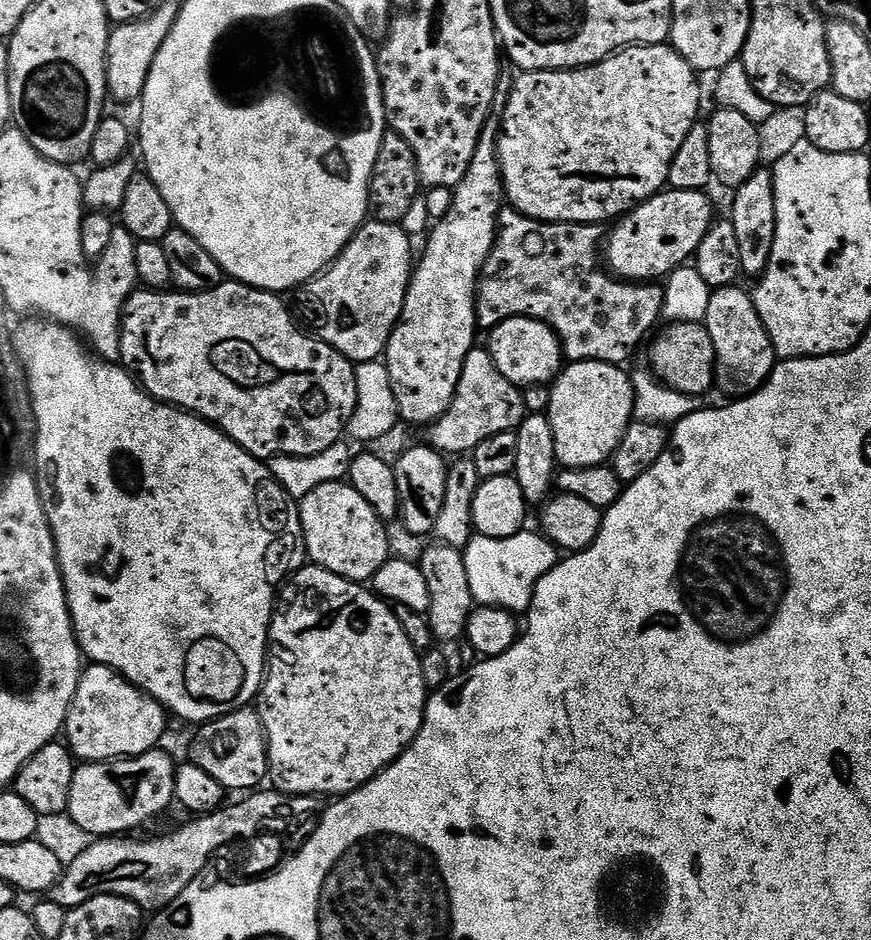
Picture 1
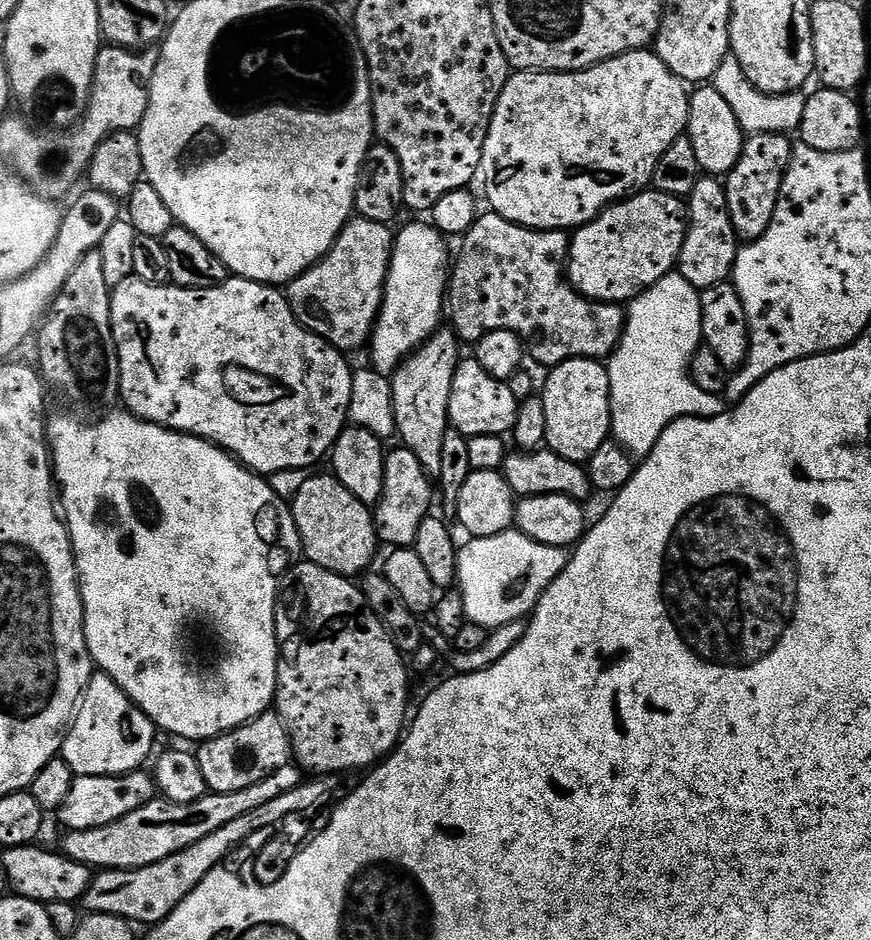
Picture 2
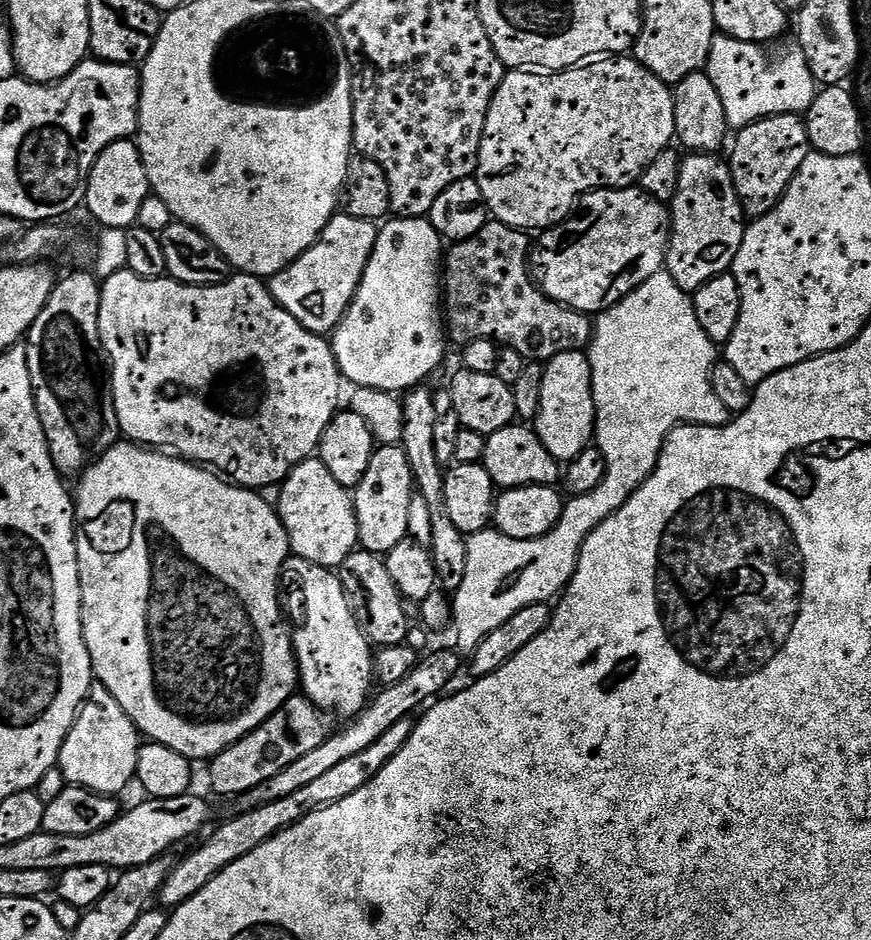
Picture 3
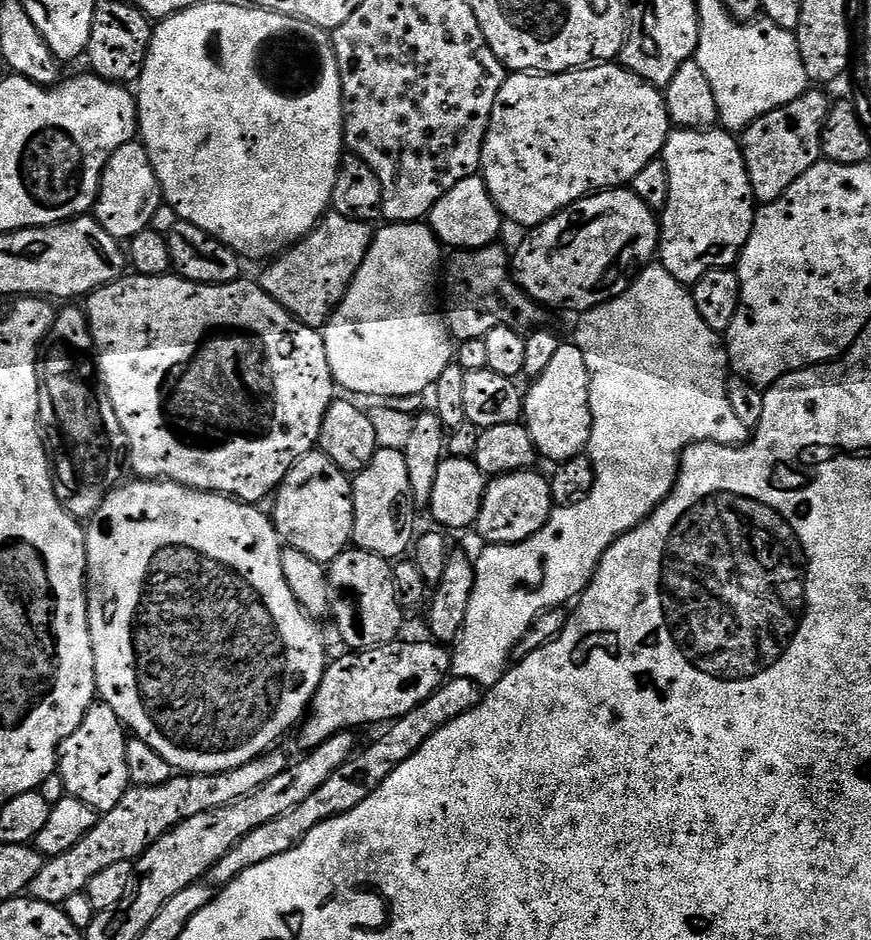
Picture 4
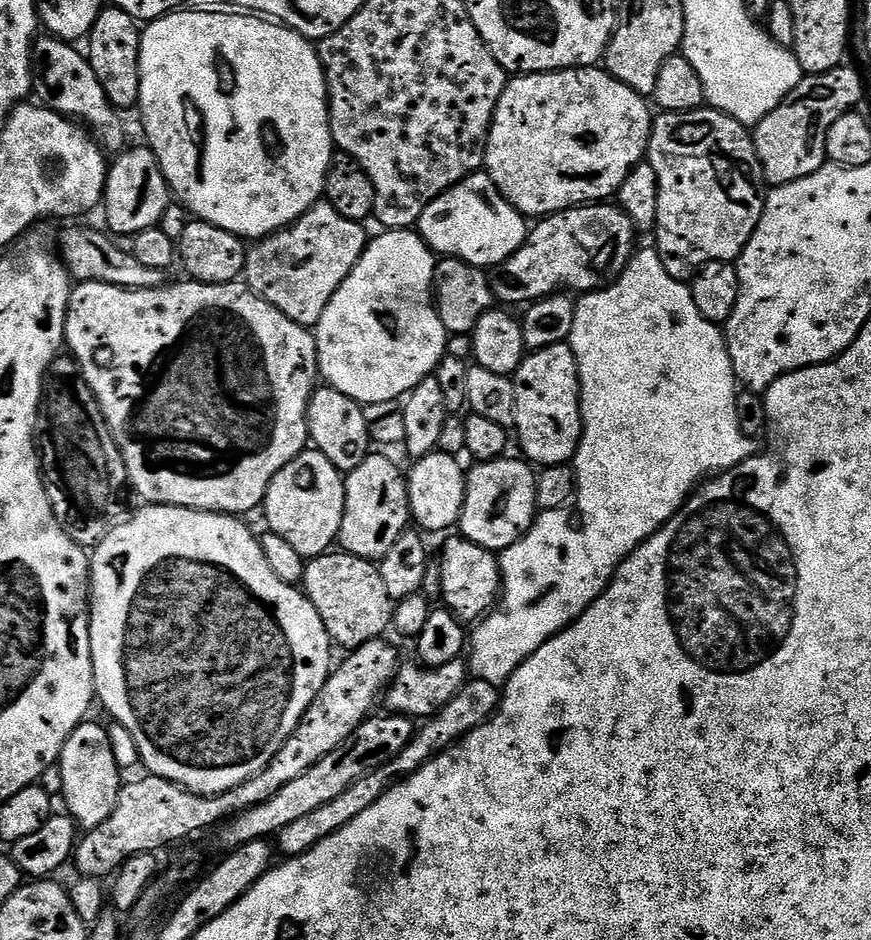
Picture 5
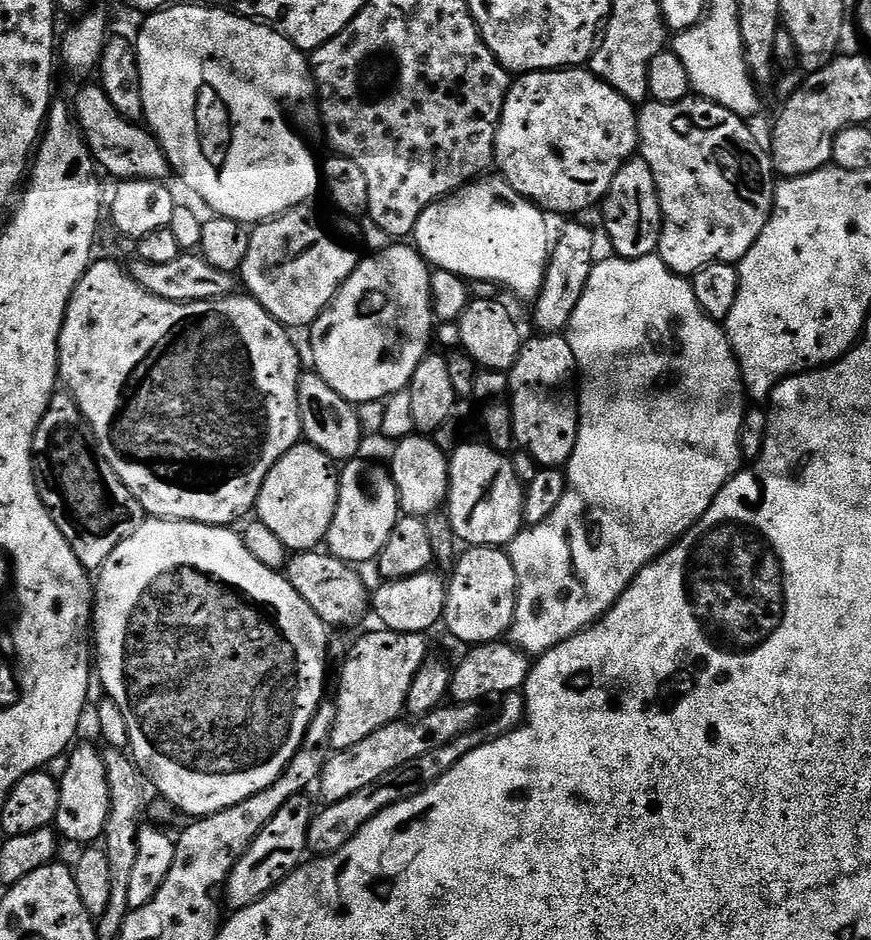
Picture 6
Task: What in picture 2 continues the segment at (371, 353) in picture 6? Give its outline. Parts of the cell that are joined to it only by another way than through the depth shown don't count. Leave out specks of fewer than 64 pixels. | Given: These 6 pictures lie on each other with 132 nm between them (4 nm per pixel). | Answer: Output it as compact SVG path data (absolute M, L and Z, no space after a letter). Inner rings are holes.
M415 220L401 227L392 242L384 299L370 333L371 367L385 374L395 373L401 360L411 356L433 332L441 327L446 312L446 289L450 275L450 252L445 237L431 223Z

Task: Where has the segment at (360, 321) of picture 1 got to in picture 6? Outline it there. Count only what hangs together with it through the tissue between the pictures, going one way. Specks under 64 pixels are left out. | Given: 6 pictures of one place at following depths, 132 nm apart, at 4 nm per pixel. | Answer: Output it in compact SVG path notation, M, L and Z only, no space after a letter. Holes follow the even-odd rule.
M316 202L299 204L289 212L255 225L251 229L252 237L250 250L246 250L246 262L242 262L238 273L243 287L244 284L248 287L245 288L247 295L257 300L276 321L289 330L307 329L317 320L362 259L362 233L359 223L353 217L324 208L319 208Z

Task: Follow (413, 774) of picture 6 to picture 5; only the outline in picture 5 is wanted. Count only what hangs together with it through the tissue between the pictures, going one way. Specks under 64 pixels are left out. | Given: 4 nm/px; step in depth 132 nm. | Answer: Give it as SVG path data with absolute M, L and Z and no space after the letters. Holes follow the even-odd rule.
M469 679L462 686L462 690L458 690L458 694L454 694L454 698L450 698L450 702L446 702L446 706L442 706L440 712L425 719L417 727L416 733L413 734L410 742L400 754L390 758L382 767L376 768L370 774L358 778L358 782L354 782L354 786L350 786L348 790L338 794L338 798L326 802L326 806L318 806L318 810L303 815L302 818L290 822L290 826L283 828L278 834L280 848L285 852L283 855L291 858L306 854L306 850L318 846L318 842L322 842L322 838L330 838L330 834L334 834L338 830L342 830L342 826L354 822L354 818L358 818L358 814L362 814L362 810L370 810L370 806L374 806L374 802L378 802L378 798L382 798L382 794L386 794L389 788L401 778L414 774L423 764L433 760L440 752L446 751L466 734L470 734L475 728L482 726L487 720L491 720L492 715L496 713L496 707L500 705L501 695L501 689L497 685L485 680Z

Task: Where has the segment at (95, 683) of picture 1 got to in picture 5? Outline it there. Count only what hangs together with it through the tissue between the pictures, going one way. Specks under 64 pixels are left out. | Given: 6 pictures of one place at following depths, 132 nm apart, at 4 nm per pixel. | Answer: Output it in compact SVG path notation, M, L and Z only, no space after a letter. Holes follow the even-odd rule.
M102 723L79 724L70 734L66 746L60 751L58 761L62 770L62 800L68 803L67 815L76 821L81 829L91 830L102 826L116 808L118 794L122 787L122 770L114 760L114 749L110 746L107 727Z

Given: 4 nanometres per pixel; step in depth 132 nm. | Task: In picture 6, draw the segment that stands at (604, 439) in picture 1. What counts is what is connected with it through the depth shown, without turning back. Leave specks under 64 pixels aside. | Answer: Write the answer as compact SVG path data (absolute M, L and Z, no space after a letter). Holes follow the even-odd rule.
M540 334L537 340L523 341L520 357L510 373L512 386L512 421L515 443L520 444L545 468L567 465L578 438L580 414L578 392L574 381L578 376L574 350L560 334Z

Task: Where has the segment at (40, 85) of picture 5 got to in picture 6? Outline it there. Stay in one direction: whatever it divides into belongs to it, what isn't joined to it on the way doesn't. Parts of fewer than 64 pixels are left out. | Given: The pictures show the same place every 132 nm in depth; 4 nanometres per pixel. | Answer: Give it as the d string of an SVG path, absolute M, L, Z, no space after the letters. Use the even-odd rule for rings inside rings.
M99 83L88 84L76 96L74 103L74 119L84 133L84 140L92 152L92 158L101 169L104 168L117 181L126 180L158 180L167 181L173 175L171 164L160 144L147 127L122 118L118 110L114 110L114 102L106 98Z

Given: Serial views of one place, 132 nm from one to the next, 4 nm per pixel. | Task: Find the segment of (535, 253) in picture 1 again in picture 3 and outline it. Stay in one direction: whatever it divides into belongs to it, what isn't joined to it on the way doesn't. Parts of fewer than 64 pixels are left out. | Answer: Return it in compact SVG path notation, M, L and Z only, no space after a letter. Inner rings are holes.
M489 222L484 225L482 230L478 230L478 234L474 234L465 240L455 241L447 249L446 263L442 268L442 304L446 309L446 332L449 337L452 336L457 340L460 346L474 342L475 340L495 340L497 344L504 348L513 348L518 350L518 354L522 354L525 360L529 362L547 362L553 360L558 354L566 354L567 352L584 352L592 343L594 335L594 320L591 315L576 312L572 308L567 308L565 304L559 304L549 298L544 293L539 283L528 273L528 236L527 231L519 228L511 228L499 222Z

